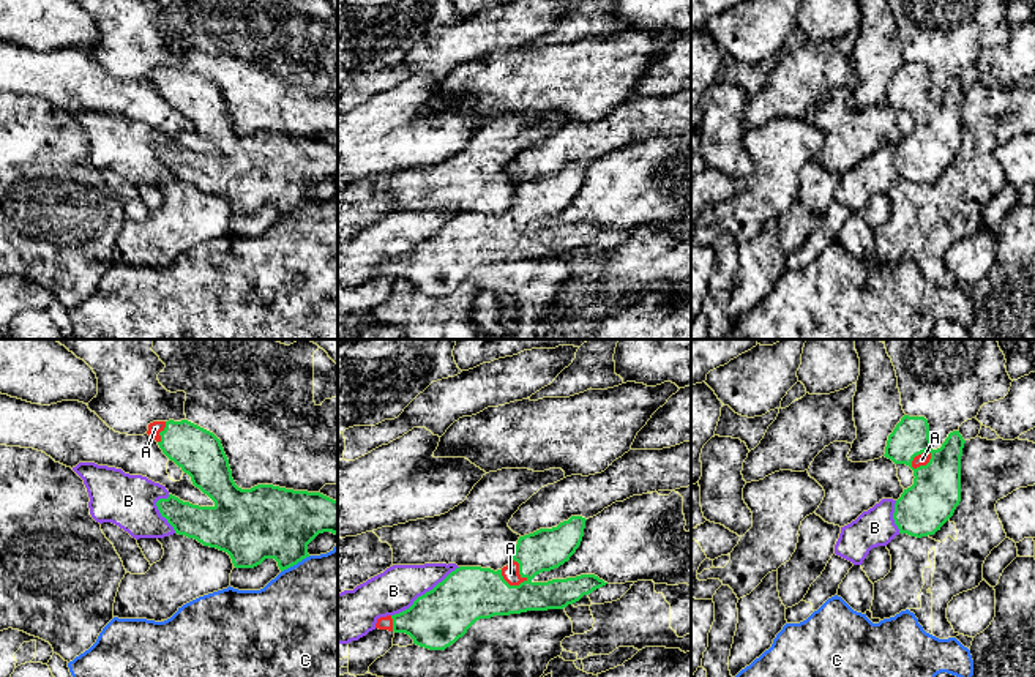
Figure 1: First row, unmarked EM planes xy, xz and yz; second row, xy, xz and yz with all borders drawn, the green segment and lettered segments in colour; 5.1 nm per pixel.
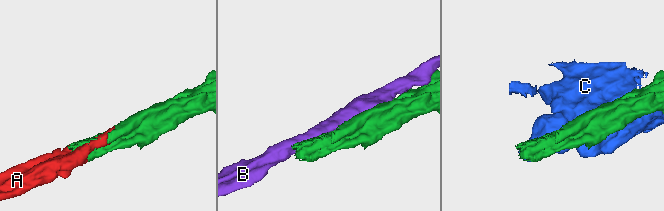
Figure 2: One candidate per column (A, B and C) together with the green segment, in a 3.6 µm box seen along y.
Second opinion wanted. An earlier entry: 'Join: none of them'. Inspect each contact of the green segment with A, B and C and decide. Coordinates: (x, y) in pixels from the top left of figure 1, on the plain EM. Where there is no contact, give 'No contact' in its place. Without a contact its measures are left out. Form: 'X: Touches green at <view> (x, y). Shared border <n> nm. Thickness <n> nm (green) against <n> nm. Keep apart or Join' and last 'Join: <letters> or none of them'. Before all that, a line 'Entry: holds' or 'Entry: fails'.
Entry: fails
A: Touches green at xz (519, 220). Shared border 150 nm. Thickness 260 nm (green) against 90 nm. Join
B: Touches green at xz (426, 239). Shared border 440 nm. Thickness 300 nm (green) against 220 nm. Keep apart
C: Touches green at xy (295, 210). Shared border 170 nm. Thickness 360 nm (green) against 500 nm. Keep apart
Join: A

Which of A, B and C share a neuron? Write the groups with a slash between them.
A / B / C

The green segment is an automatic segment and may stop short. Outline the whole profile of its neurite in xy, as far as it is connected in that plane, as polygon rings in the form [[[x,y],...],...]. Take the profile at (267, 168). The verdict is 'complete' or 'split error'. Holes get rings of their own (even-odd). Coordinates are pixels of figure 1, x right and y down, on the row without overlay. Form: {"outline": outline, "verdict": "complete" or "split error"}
{"outline": [[[153,68],[147,80],[163,99],[174,107],[215,151],[199,153],[169,140],[156,153],[175,180],[194,185],[204,193],[230,202],[235,215],[254,215],[265,205],[275,205],[281,218],[309,204],[308,191],[323,178],[338,181],[338,147],[320,139],[293,137],[273,131],[241,136],[232,125],[229,106],[221,87],[210,77],[188,68]]], "verdict": "split error"}

